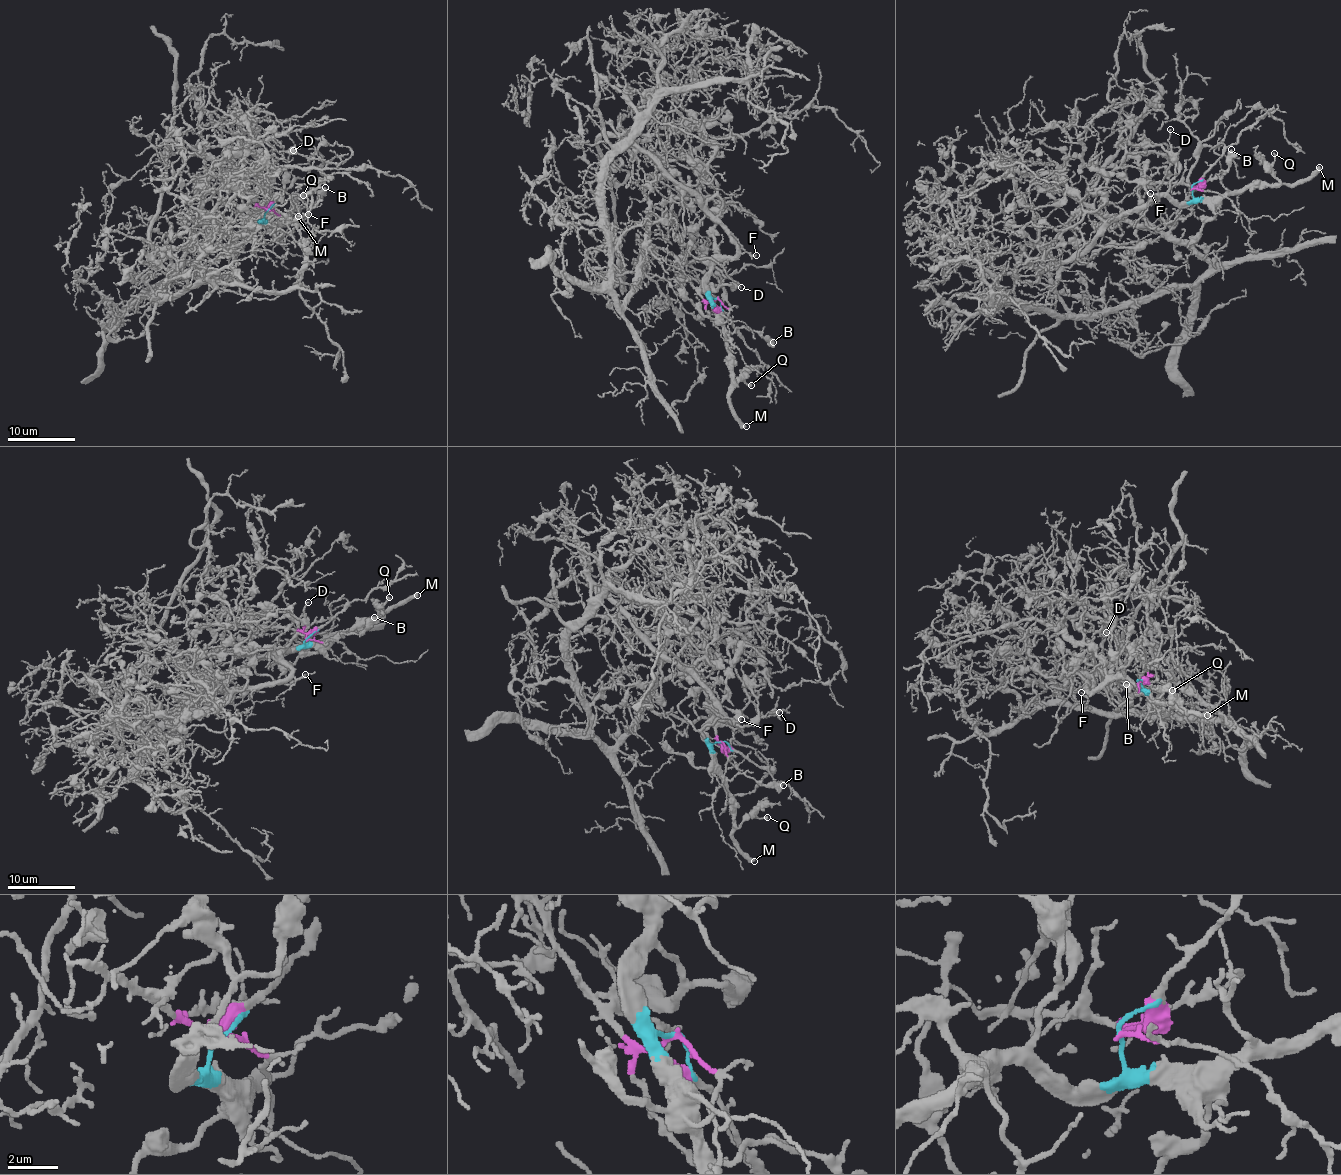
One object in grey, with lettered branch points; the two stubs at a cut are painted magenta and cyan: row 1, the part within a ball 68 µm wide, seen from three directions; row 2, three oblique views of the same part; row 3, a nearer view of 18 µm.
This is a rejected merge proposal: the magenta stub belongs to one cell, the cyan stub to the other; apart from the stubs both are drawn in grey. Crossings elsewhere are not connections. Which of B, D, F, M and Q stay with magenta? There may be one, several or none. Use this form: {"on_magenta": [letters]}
{"on_magenta": []}

